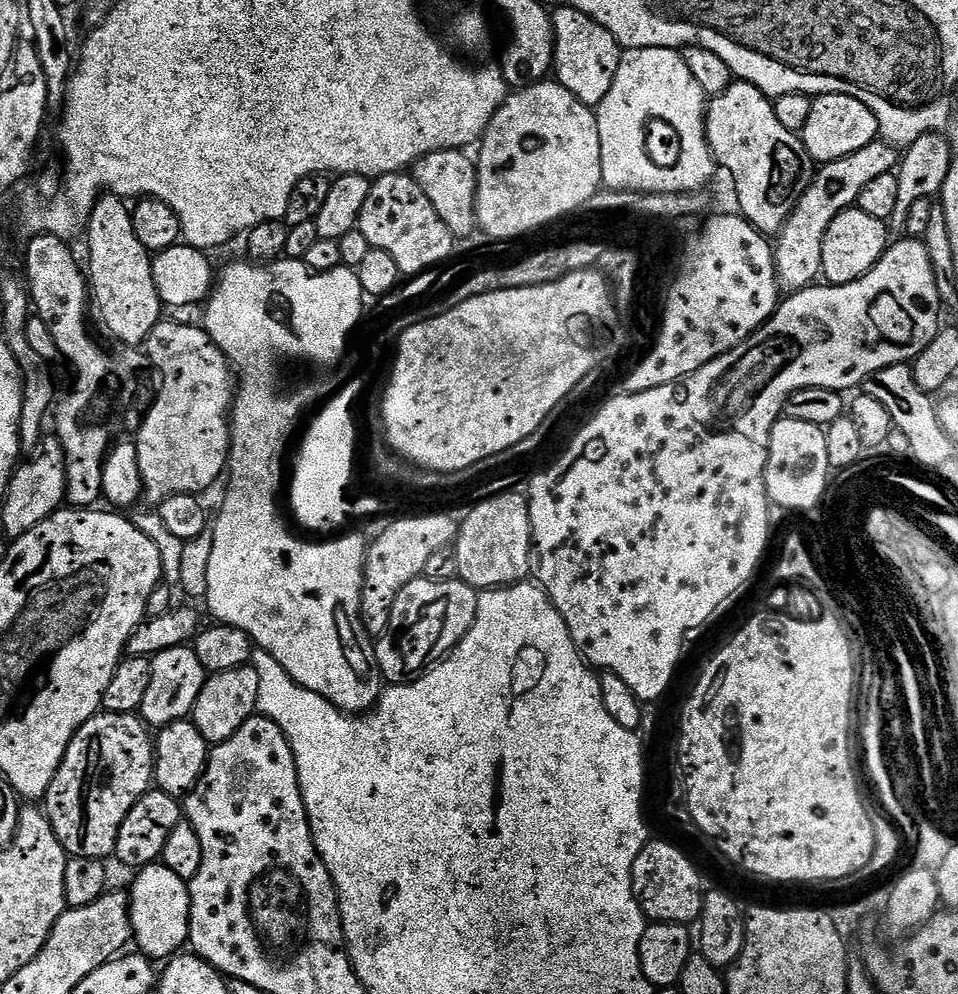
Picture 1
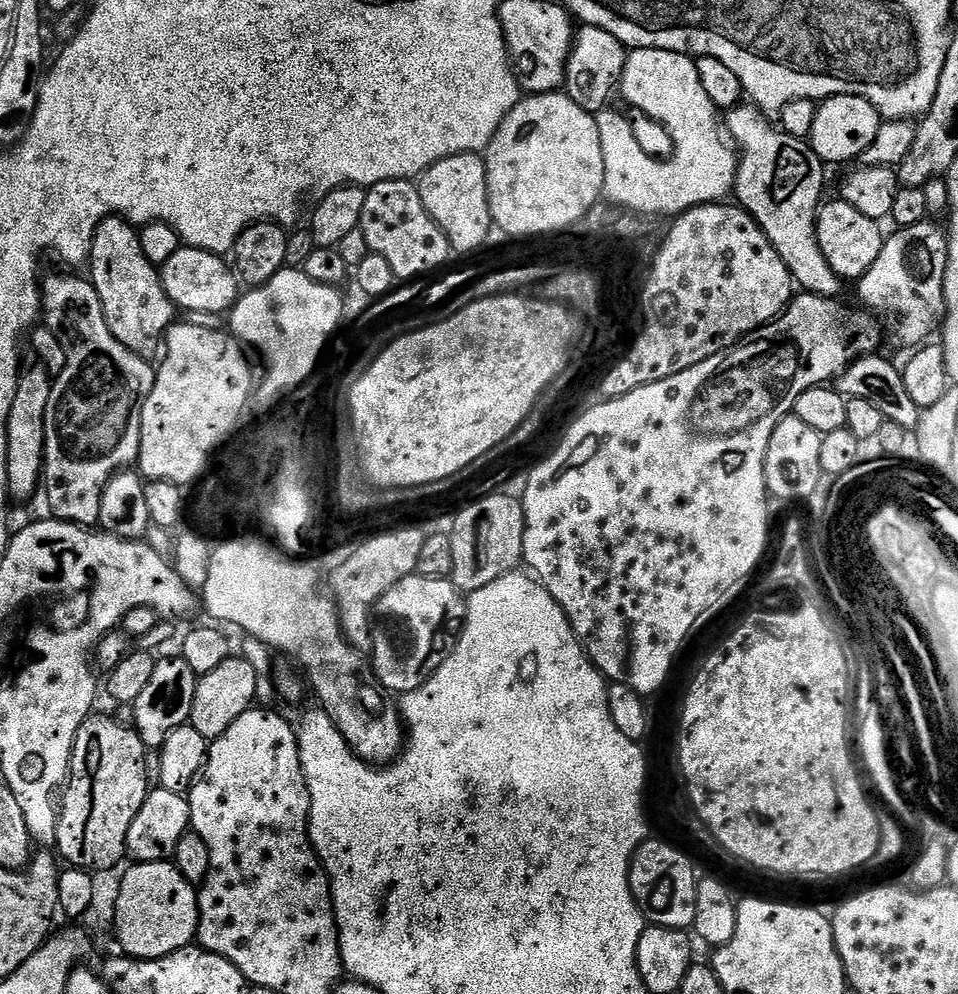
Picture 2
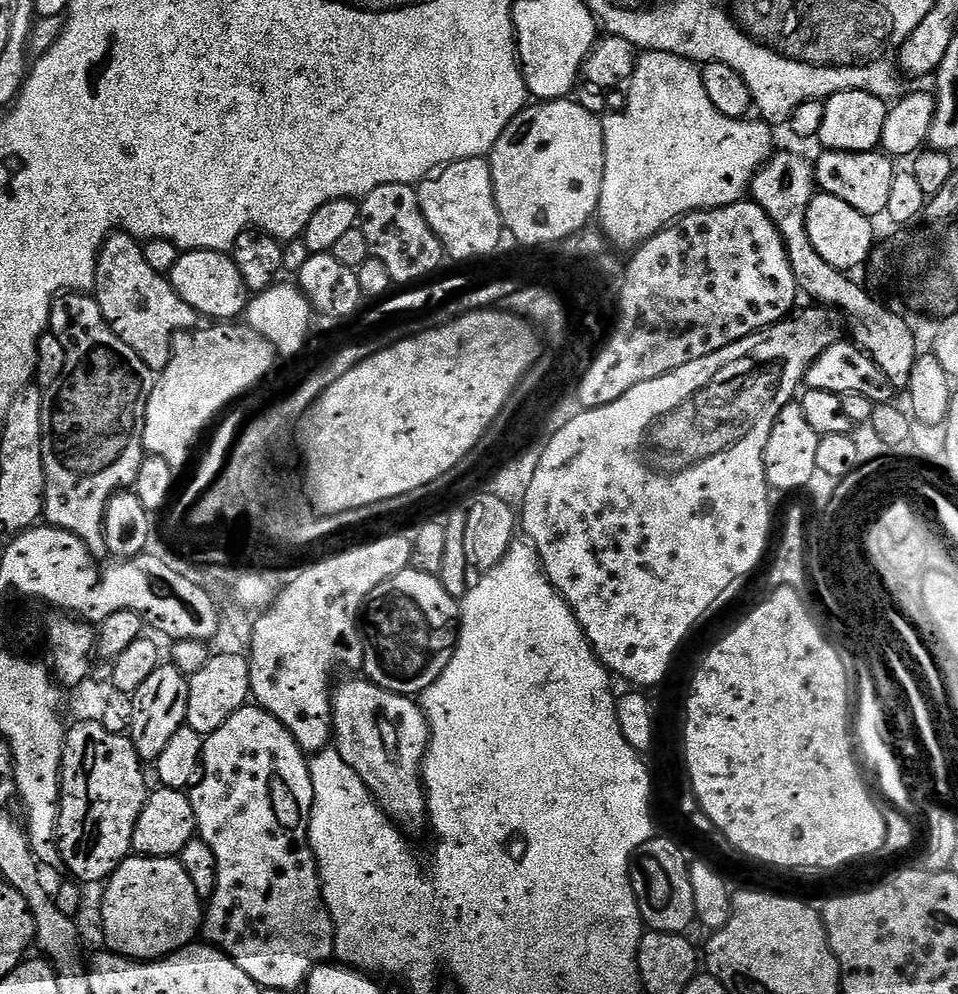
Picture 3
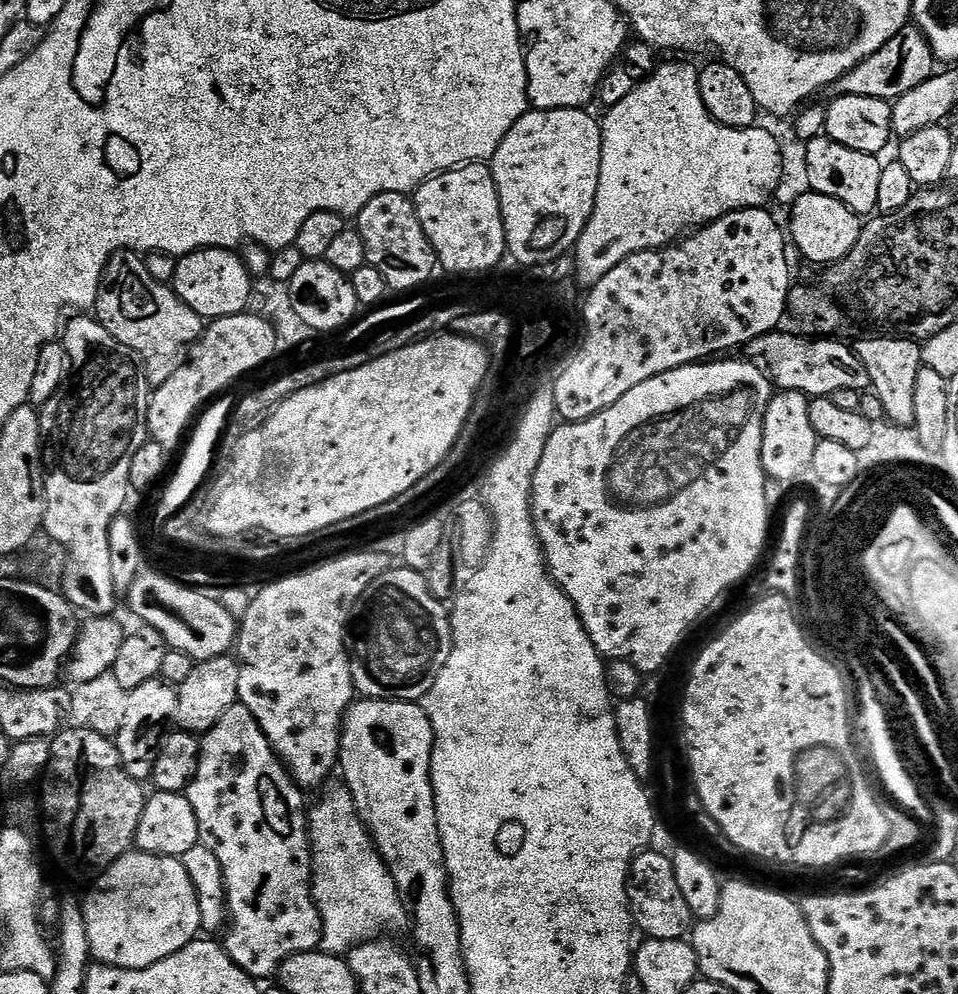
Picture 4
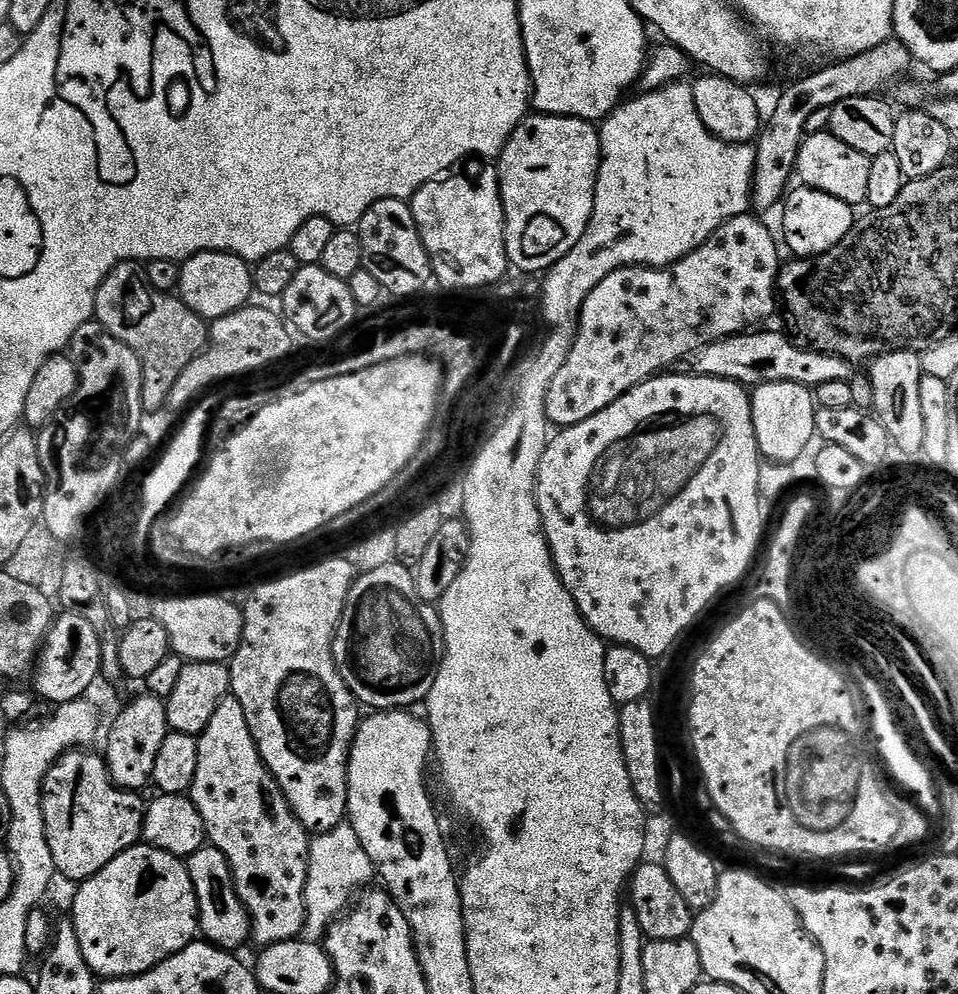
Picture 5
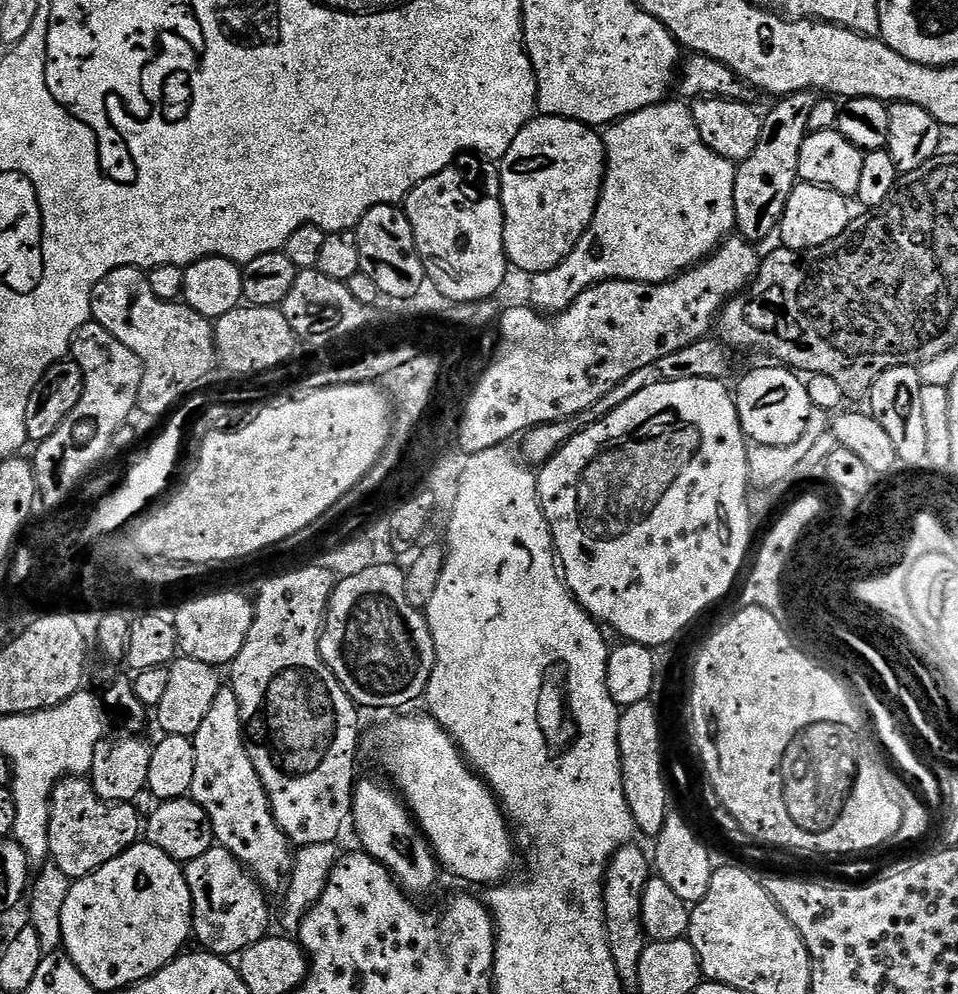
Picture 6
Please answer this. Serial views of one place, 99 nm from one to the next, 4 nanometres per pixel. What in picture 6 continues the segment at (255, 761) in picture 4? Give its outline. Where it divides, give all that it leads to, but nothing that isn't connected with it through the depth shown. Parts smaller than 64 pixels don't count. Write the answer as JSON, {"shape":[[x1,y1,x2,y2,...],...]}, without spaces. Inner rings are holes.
{"shape":[[222,686,218,690,214,706,210,706,191,741,195,769,190,796,206,810,215,843,230,850,261,888,279,893,292,874,294,845,278,826,262,778,258,778,258,770,254,770,254,762,250,762,244,745,244,728,240,724,238,698,232,687]]}

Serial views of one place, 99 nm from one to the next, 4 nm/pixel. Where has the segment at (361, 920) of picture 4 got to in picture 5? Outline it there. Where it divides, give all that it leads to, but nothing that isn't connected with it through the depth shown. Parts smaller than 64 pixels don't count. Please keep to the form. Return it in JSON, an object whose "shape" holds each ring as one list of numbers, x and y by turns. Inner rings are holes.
{"shape":[[345,822,329,832,319,833,308,845,304,891,305,925,312,925,315,919,320,930,327,929,353,903,352,888,367,889,371,880,374,880,372,863,370,858,366,858,366,850,362,850,362,842,358,842,358,834,354,834,351,824]]}

